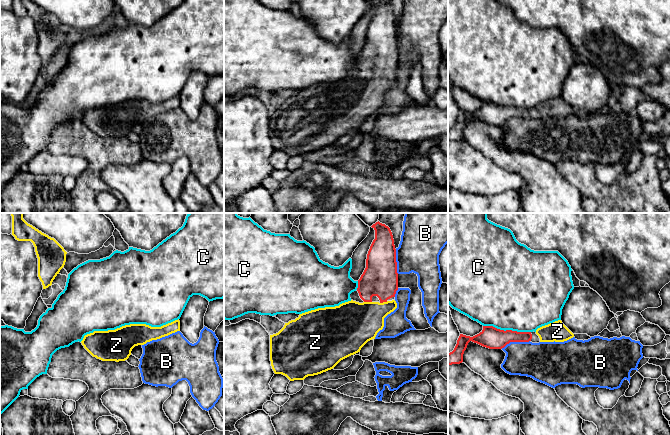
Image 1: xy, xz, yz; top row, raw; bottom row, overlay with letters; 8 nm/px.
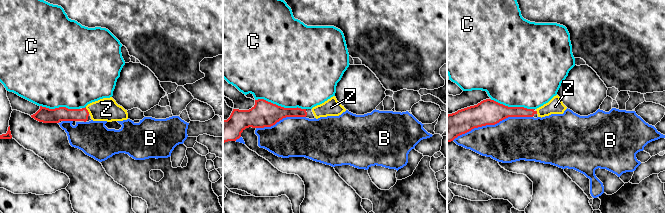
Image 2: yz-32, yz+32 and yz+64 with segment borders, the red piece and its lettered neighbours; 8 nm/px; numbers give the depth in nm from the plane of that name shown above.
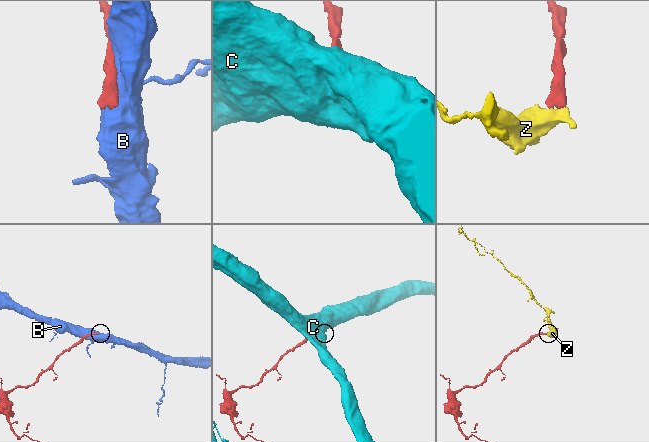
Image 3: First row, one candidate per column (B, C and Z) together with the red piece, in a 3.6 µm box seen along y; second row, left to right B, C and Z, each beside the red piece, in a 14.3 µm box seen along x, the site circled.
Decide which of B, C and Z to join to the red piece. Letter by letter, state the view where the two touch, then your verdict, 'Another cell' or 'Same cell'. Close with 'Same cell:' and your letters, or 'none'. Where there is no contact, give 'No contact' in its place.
B: Touches red in yz. Another cell
C: Touches red in yz. Another cell
Z: Touches red in xz. Same cell
Same cell: Z

